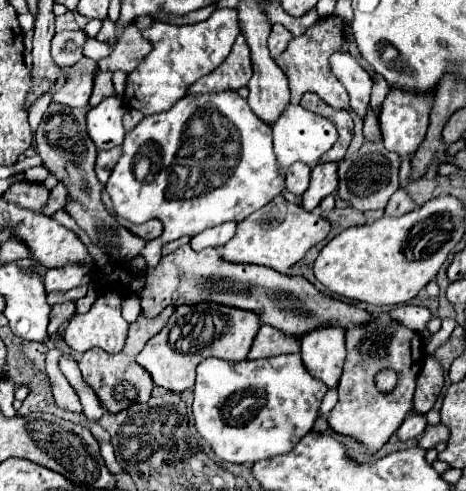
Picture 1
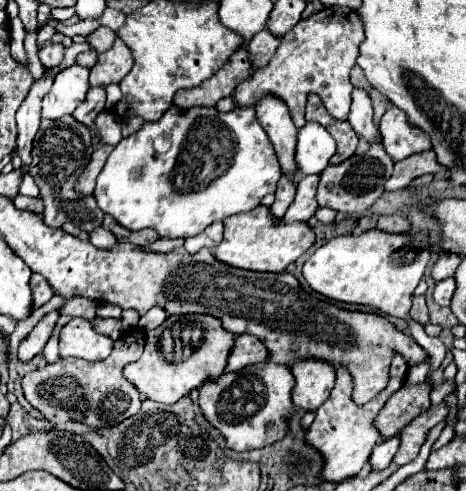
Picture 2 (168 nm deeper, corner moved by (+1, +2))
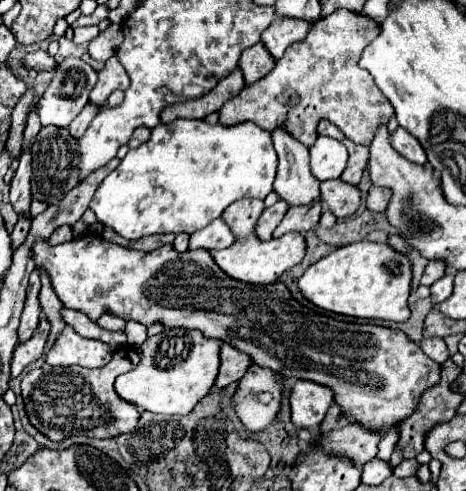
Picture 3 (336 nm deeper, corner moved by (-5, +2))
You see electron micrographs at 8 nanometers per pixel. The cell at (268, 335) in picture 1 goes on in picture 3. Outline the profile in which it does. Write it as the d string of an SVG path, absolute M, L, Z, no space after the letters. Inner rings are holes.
M224 343L220 349L220 375L216 377L216 387L226 387L230 383L240 381L240 377L248 371L252 363L254 361L250 355Z

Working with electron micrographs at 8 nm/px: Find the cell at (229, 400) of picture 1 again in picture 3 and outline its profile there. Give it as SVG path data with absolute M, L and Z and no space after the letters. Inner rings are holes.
M252 365L238 381L232 409L250 433L260 433L280 415L282 383L272 369Z

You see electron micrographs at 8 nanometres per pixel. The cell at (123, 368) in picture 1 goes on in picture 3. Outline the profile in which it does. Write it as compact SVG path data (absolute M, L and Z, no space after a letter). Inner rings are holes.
M126 345L114 353L108 365L100 369L86 369L78 365L70 367L44 365L40 369L32 369L22 379L22 397L32 425L38 427L52 441L62 441L68 435L82 433L86 437L108 439L134 429L140 419L138 407L116 393L114 381L120 373L134 369L138 363L140 363L138 349Z

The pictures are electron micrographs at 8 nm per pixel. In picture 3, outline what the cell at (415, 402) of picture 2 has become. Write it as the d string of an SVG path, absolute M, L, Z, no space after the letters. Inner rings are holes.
M348 421L332 433L322 435L322 445L330 453L344 453L346 457L354 457L358 465L364 465L378 455L380 439L382 431L368 429L358 421Z

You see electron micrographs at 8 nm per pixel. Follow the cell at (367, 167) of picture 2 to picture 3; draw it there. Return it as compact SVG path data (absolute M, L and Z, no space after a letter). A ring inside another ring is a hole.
M342 179L322 181L320 191L322 191L324 205L338 219L352 217L358 211L360 203L362 203L362 191L358 189L358 185L350 185L346 181L342 181Z

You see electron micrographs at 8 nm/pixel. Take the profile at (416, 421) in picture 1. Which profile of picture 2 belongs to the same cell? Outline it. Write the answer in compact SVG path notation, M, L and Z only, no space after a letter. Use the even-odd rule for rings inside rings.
M392 437L388 441L382 441L380 445L376 445L376 449L372 449L372 457L370 457L370 467L372 471L384 471L388 469L388 465L392 463L394 453L400 447L400 437Z

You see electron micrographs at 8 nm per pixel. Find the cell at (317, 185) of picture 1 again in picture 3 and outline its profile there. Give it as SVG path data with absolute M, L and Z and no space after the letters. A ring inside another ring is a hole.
M312 201L310 205L298 205L298 207L290 207L286 217L282 219L282 223L278 225L278 229L274 231L274 237L280 237L284 233L290 231L300 231L300 233L308 233L312 231L312 227L318 223L322 213L322 201Z

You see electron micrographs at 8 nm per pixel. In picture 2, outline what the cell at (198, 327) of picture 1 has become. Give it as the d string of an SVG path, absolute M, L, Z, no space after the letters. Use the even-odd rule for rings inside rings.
M172 315L160 327L144 335L144 353L124 369L124 377L136 385L144 399L174 405L198 385L222 375L234 335L210 315Z

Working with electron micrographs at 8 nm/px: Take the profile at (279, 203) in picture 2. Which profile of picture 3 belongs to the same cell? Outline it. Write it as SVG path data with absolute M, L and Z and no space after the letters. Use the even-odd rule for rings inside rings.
M284 199L278 201L276 205L264 209L264 213L262 213L260 221L258 221L258 229L256 229L256 233L258 233L258 237L260 237L262 241L270 241L270 239L272 239L274 229L278 227L278 223L282 221L282 217L286 215L288 209L290 209L290 205L286 205Z

